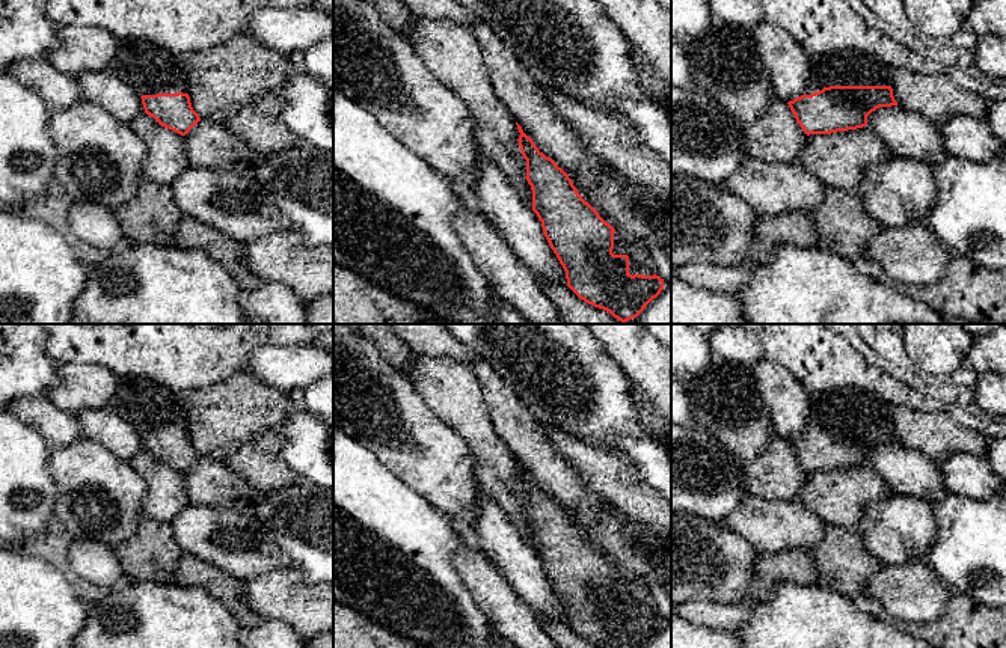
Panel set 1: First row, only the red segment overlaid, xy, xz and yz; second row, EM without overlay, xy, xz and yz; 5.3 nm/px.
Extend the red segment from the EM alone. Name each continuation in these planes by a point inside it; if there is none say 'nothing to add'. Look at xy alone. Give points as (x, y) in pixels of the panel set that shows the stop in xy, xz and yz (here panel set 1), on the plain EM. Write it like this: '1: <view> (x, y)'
1: xy (150, 407)

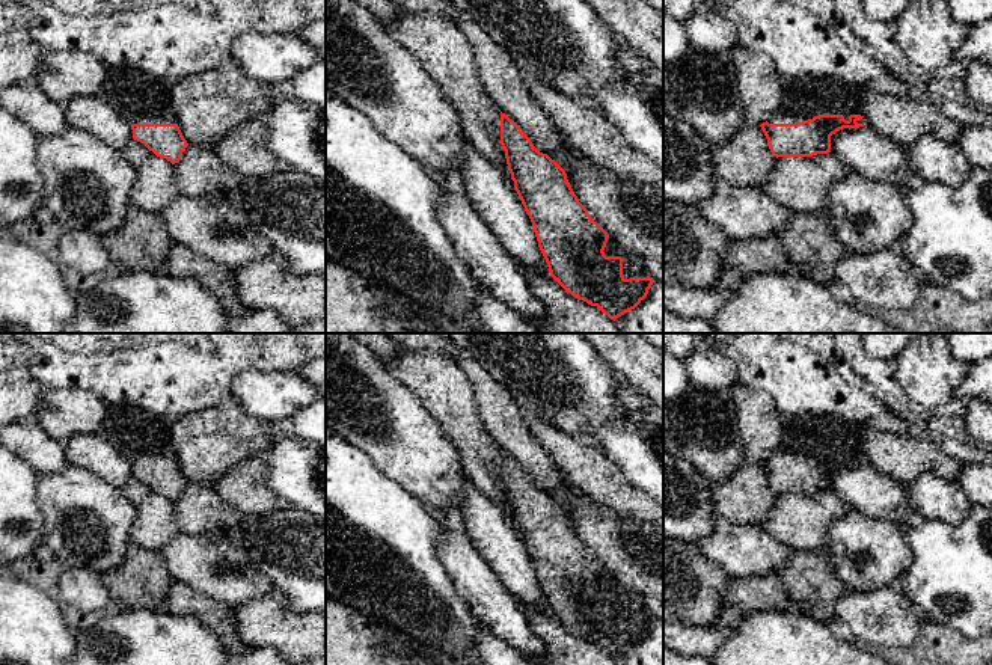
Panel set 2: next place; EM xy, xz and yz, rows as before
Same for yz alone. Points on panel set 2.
1: yz (804, 436)

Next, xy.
1: xy (140, 436)

